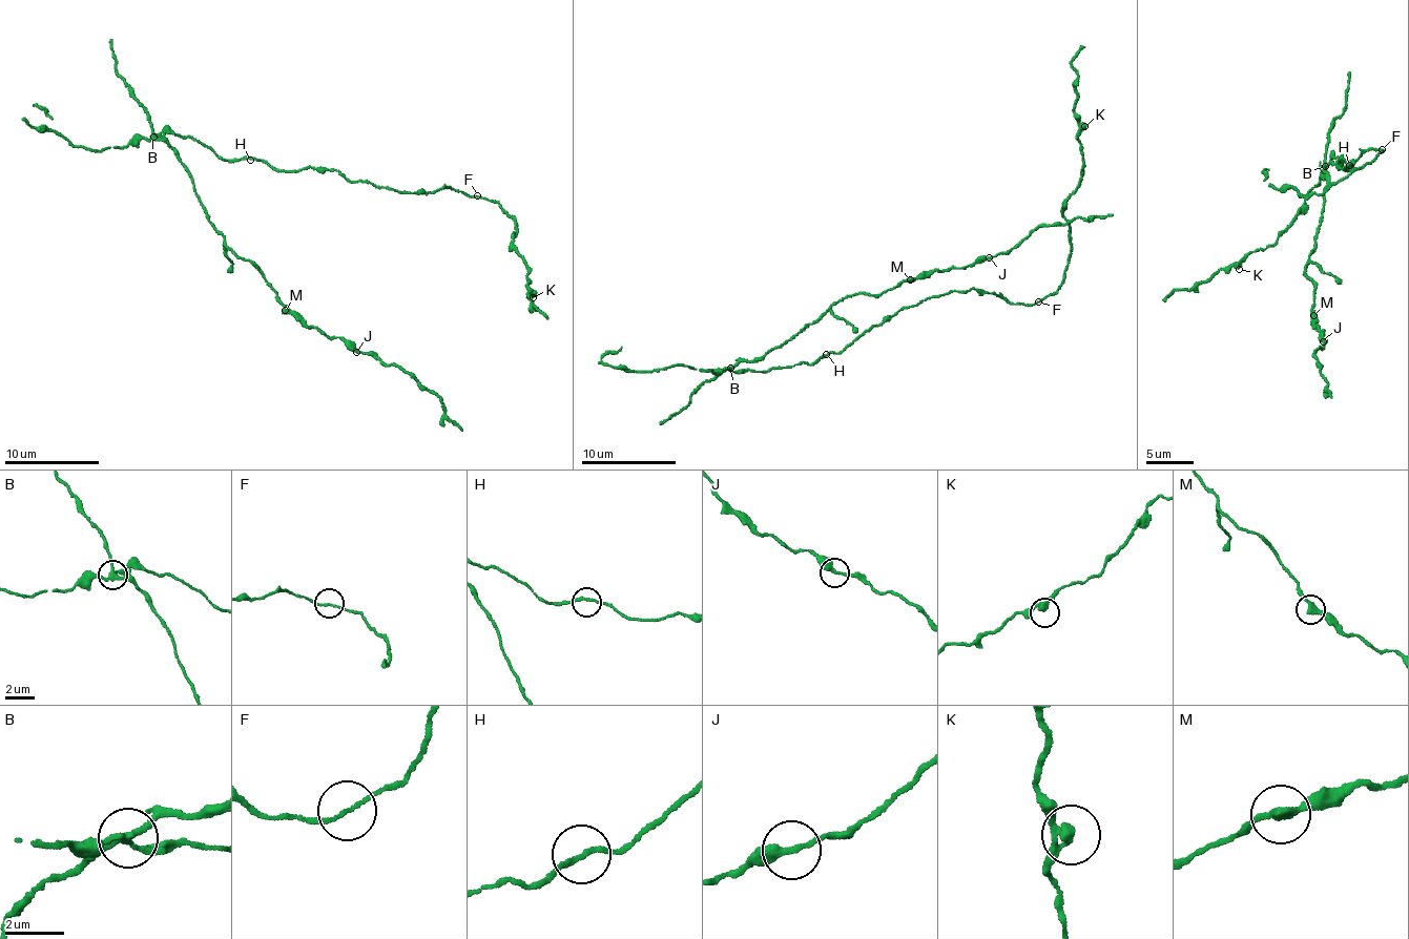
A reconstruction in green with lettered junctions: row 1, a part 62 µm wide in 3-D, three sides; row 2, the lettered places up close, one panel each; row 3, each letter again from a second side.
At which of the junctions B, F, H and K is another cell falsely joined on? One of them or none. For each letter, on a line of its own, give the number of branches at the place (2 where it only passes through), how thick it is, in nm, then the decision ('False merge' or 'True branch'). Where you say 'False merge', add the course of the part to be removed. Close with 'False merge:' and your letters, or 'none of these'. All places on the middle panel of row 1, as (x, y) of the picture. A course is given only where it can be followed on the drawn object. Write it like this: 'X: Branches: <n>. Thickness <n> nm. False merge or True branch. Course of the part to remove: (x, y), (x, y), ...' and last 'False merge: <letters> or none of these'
B: Branches: 4. Thickness 240 nm. False merge. Course of the part to remove: (730, 368), (784, 343), (841, 299), (884, 292), (936, 269), (973, 266), (1006, 254), (1043, 227), (1113, 214)
F: Branches: 2. Thickness 110 nm. True branch
H: Branches: 2. Thickness 180 nm. True branch
K: Branches: 2. Thickness 300 nm. True branch
False merge: B

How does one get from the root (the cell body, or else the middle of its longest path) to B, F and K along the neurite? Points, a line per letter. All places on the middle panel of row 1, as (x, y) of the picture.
B: (827, 354), (819, 356), (811, 364), (772, 367), (766, 372), (731, 371), (730, 368)
F: (827, 354), (840, 353), (902, 309), (952, 291), (980, 289), (1011, 303), (1039, 301)
K: (827, 354), (952, 291), (1037, 304), (1057, 290), (1071, 248), (1062, 208), (1082, 173), (1084, 126)

